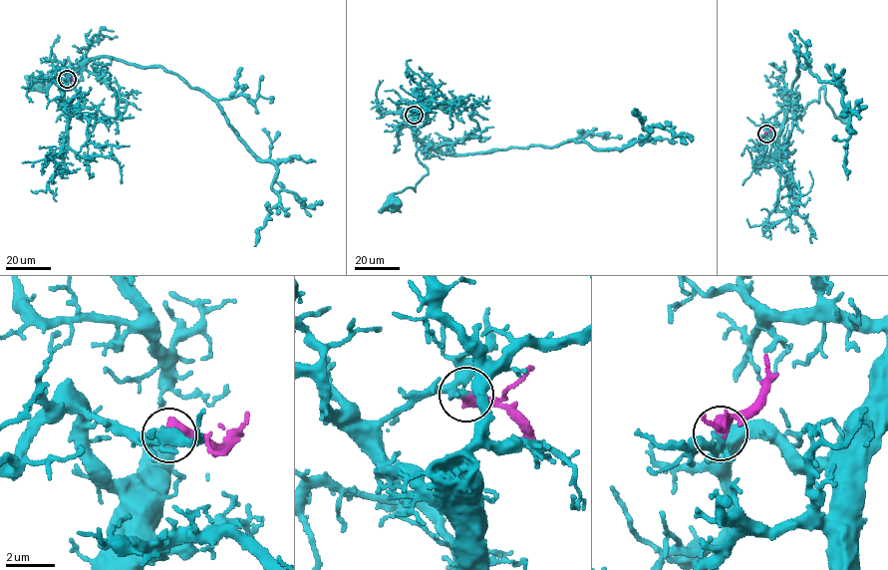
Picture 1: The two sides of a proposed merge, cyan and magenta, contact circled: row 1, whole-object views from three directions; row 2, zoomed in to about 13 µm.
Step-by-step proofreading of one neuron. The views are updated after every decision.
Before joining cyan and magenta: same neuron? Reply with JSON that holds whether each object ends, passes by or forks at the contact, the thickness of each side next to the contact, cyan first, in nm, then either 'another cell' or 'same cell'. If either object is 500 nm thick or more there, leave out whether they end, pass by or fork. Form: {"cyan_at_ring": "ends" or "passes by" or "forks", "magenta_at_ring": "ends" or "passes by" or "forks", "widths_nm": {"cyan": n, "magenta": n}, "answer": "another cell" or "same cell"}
{"widths_nm": {"cyan": 280, "magenta": 550}, "answer": "same cell"}

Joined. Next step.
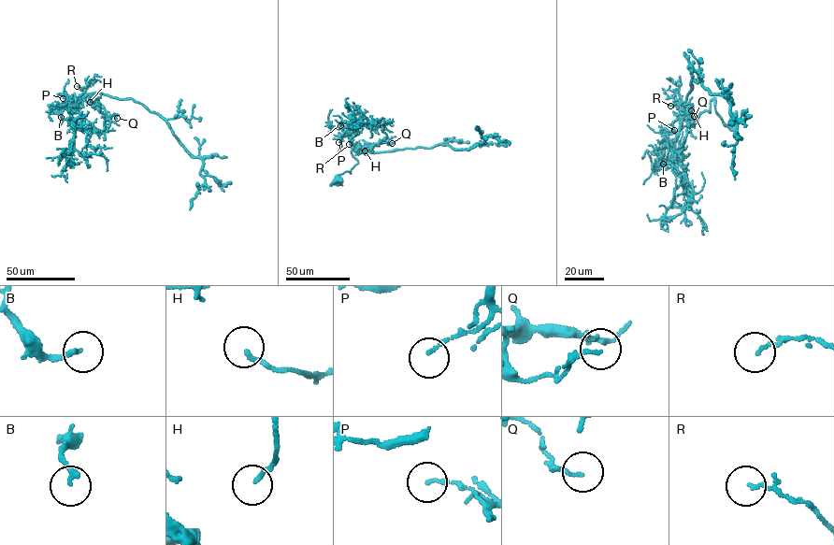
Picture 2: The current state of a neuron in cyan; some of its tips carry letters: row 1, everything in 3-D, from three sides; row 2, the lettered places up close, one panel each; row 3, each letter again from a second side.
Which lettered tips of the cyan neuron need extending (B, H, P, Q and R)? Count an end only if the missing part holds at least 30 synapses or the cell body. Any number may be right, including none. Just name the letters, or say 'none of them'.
none of them

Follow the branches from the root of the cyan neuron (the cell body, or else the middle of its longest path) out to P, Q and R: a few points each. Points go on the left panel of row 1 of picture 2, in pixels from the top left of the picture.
P: (56, 110), (74, 93), (77, 102), (80, 102), (74, 106), (71, 100), (63, 98)
Q: (56, 110), (74, 93), (77, 102), (80, 102), (74, 106), (86, 101), (105, 114), (117, 118)
R: (56, 110), (74, 93), (77, 102), (80, 103), (74, 105), (85, 89), (77, 86)

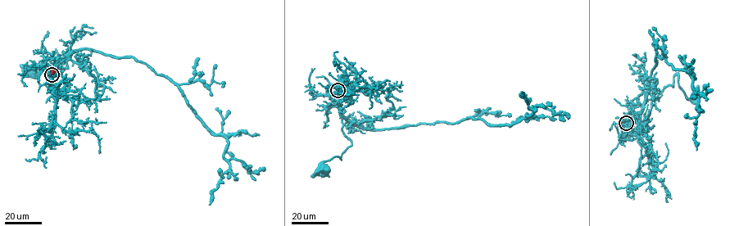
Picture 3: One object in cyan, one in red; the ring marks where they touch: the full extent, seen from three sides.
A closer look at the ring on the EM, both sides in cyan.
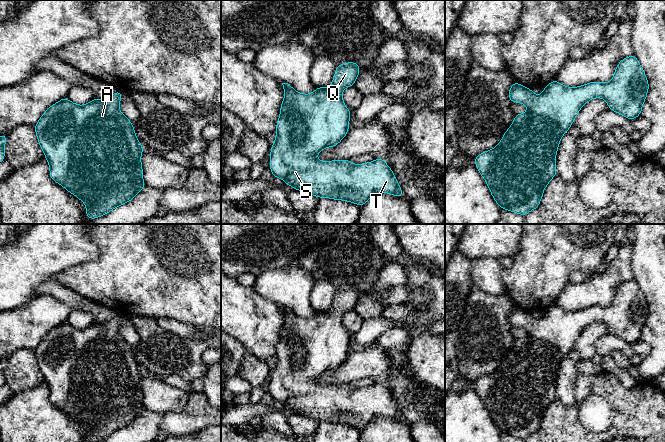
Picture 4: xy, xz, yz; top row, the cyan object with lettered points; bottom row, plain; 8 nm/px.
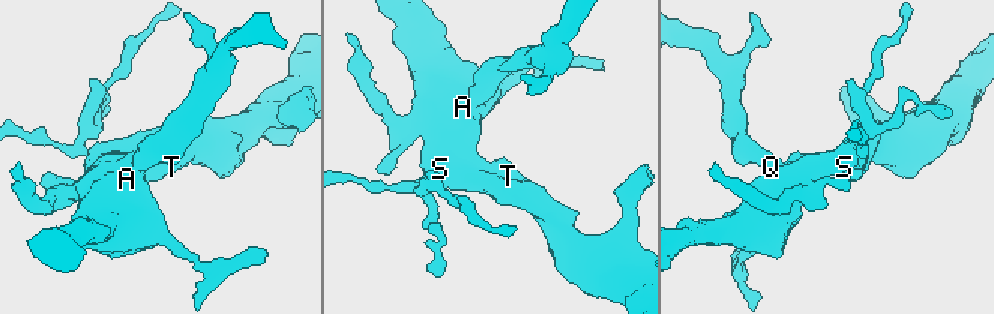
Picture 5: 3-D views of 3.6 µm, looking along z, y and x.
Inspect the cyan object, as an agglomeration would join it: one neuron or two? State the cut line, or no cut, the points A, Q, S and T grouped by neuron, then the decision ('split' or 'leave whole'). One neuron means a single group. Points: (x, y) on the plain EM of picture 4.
no cut | A Q S T | leave whole

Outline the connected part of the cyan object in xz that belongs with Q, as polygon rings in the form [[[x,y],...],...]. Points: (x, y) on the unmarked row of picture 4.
[[[356,286],[338,288],[331,310],[316,311],[311,318],[297,316],[290,308],[282,307],[284,323],[269,383],[272,401],[278,401],[293,413],[317,422],[343,424],[360,431],[379,417],[403,422],[402,412],[382,381],[363,388],[352,388],[349,383],[321,385],[316,382],[325,372],[337,370],[348,357],[351,335],[343,325],[342,315],[354,310],[359,297],[360,291]]]

